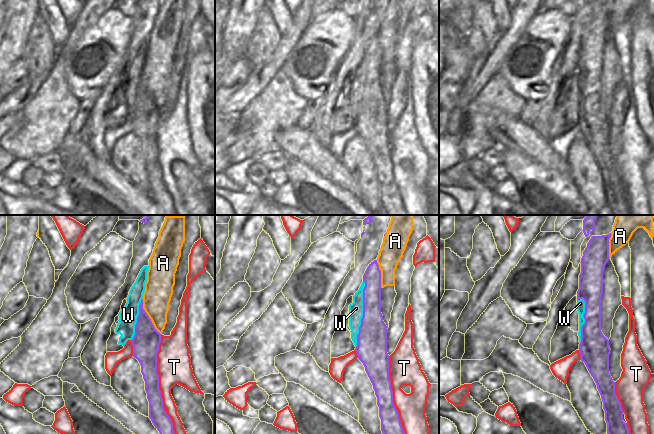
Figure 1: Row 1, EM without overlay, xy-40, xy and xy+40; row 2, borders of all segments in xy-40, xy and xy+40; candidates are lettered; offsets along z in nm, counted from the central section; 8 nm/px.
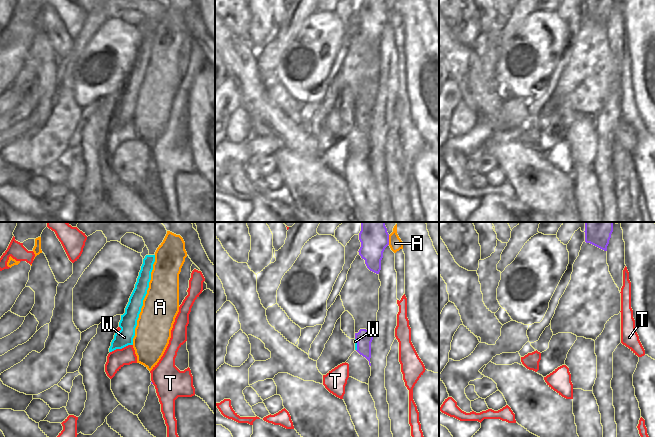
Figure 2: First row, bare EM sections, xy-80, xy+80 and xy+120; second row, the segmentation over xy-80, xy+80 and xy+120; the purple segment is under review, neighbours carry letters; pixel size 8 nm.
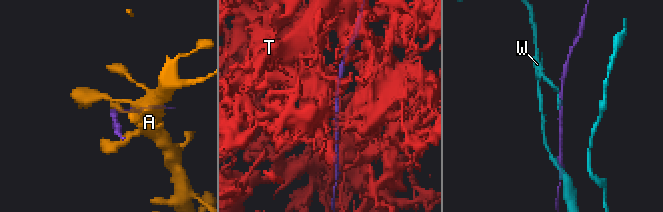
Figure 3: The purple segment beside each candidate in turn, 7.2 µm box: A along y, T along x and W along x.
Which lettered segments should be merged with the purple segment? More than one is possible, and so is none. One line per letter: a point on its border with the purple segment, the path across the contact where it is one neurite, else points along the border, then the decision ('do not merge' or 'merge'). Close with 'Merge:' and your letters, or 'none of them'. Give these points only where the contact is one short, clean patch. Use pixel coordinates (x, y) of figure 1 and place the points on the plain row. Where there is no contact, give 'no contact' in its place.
A: contact xy-40 (148, 92); do not merge
T: contact xy-40 (158, 162); do not merge
W: contact xy (363, 90); do not merge
Merge: none of them

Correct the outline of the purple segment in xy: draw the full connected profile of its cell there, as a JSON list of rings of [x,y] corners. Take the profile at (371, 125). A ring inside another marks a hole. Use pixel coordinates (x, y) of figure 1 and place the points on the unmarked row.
[[[377,36],[367,43],[363,58],[363,93],[355,127],[373,161],[385,215],[407,215],[393,179],[387,129],[388,105],[381,89],[381,47]]]

